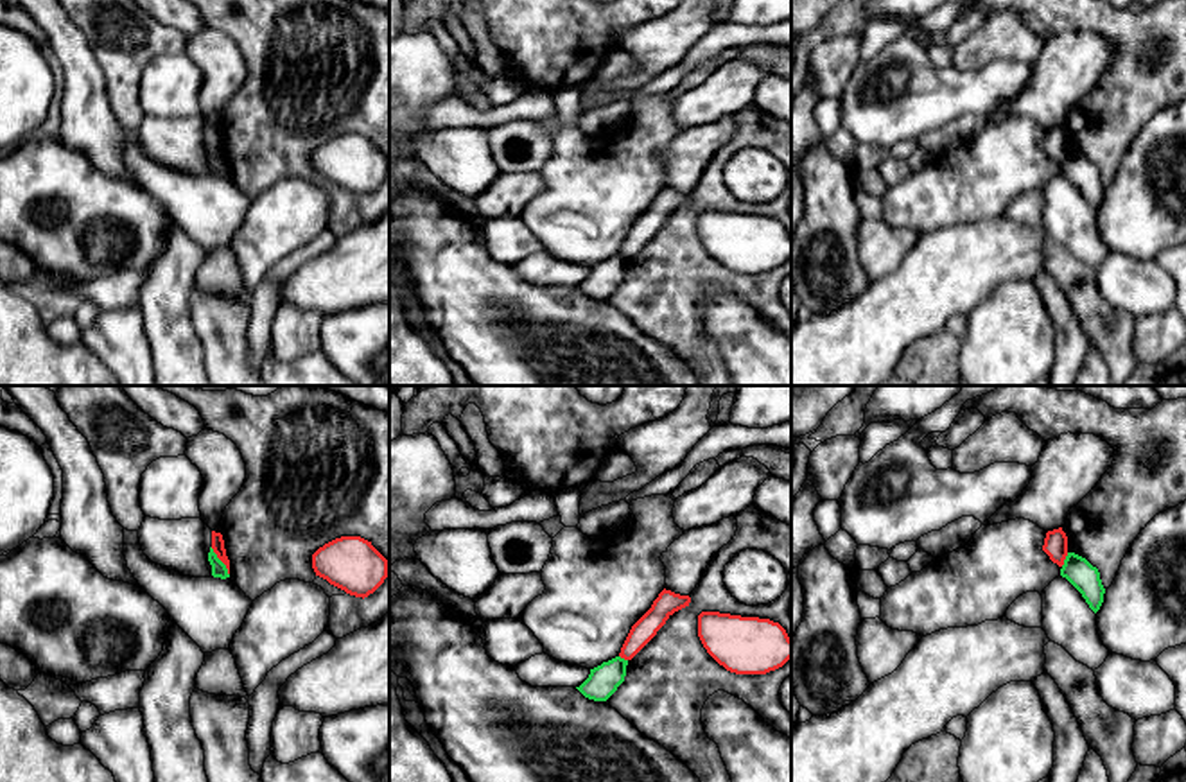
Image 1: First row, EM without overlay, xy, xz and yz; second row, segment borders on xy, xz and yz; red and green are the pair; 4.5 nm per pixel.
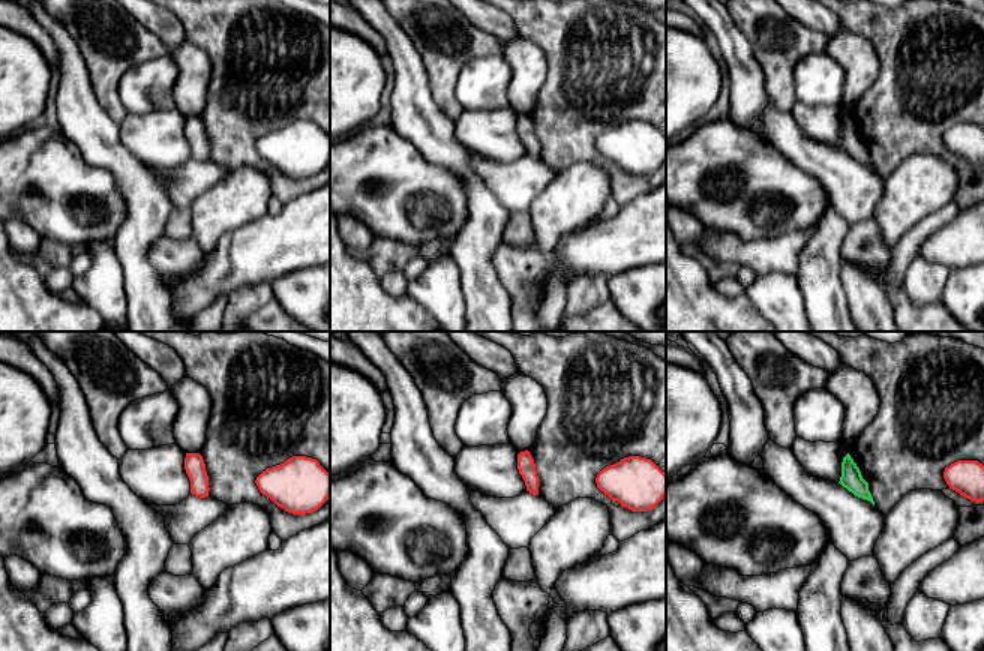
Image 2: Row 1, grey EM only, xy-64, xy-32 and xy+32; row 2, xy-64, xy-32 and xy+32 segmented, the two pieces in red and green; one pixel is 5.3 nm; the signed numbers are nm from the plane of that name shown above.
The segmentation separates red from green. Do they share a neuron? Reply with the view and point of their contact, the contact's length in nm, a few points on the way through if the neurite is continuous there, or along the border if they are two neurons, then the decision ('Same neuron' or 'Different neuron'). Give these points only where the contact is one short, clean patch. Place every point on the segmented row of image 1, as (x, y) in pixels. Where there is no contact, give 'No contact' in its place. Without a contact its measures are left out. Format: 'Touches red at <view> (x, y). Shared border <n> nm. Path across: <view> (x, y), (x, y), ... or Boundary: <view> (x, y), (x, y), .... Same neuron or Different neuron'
Touches red at xy (221, 560). Shared border 150 nm. Boundary: xy (210, 547), (228, 574). Different neuron

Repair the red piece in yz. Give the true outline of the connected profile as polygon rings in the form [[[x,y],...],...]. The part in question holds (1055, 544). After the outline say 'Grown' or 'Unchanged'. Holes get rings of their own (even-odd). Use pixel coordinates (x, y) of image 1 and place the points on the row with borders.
[[[1062,527],[1046,533],[1042,551],[1053,563],[1059,567],[1064,565],[1064,560],[1068,556],[1068,536]]]. Unchanged

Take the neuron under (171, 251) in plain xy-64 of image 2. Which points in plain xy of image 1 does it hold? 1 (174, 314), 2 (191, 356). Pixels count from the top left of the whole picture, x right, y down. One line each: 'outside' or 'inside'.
1: outside
2: outside

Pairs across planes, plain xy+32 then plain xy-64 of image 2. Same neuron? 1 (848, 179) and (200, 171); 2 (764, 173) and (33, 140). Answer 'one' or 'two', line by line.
1: one
2: one

